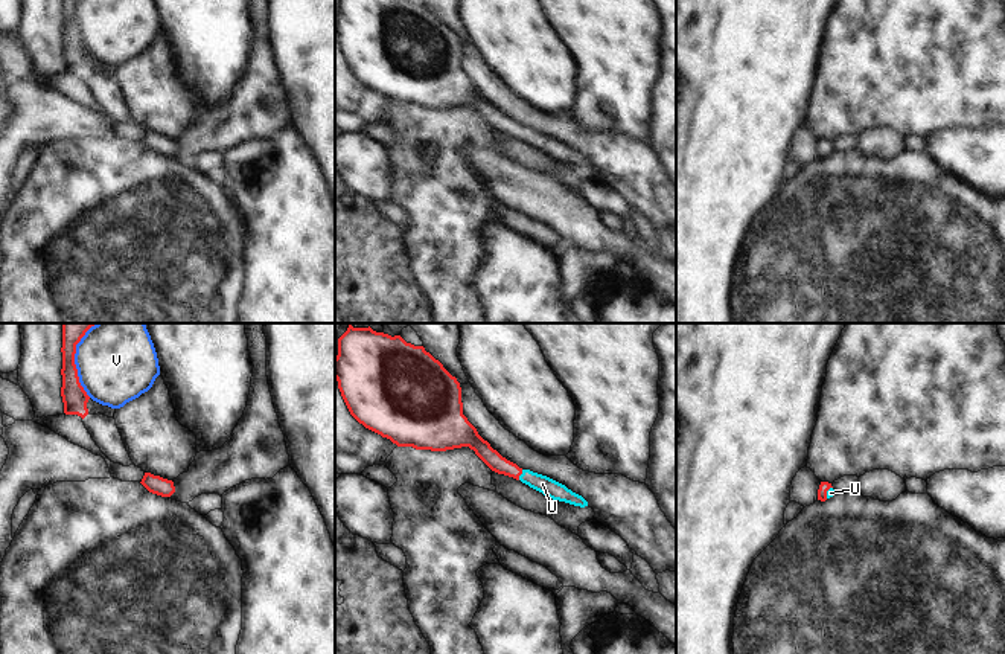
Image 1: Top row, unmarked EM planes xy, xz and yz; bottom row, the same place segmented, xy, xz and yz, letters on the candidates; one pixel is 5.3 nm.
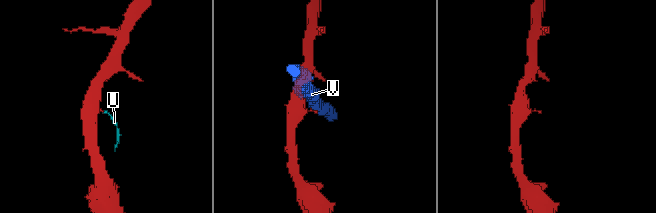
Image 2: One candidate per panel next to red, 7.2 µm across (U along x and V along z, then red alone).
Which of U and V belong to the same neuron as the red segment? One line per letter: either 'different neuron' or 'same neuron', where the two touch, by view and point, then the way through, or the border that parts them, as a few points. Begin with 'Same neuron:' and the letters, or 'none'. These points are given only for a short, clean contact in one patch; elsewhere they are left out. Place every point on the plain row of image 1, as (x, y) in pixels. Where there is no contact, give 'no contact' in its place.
Same neuron: U
U: same neuron; contact xz (521, 131); way xz (498, 122), (521, 131), (542, 142)
V: different neuron; contact xy (76, 28)

